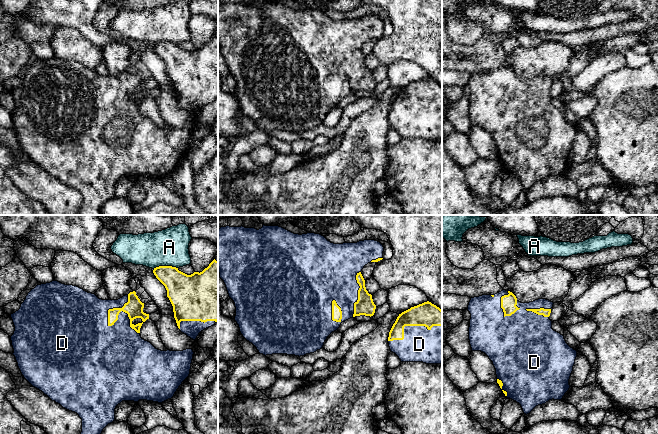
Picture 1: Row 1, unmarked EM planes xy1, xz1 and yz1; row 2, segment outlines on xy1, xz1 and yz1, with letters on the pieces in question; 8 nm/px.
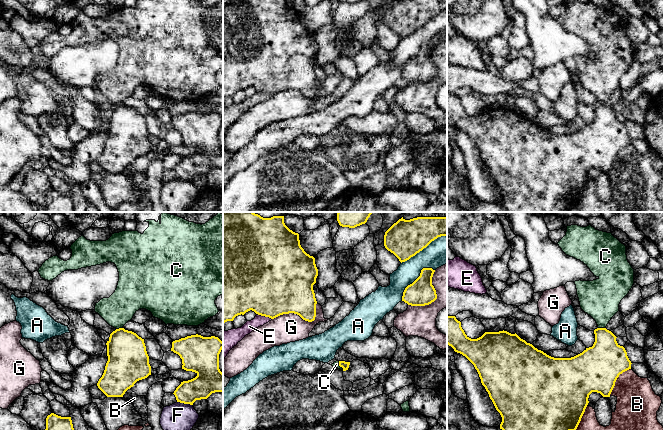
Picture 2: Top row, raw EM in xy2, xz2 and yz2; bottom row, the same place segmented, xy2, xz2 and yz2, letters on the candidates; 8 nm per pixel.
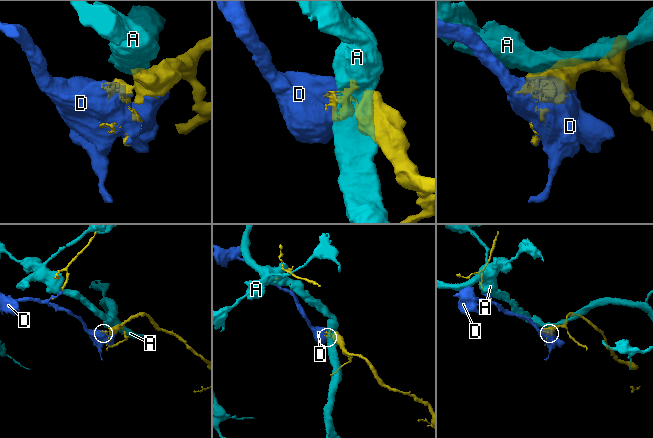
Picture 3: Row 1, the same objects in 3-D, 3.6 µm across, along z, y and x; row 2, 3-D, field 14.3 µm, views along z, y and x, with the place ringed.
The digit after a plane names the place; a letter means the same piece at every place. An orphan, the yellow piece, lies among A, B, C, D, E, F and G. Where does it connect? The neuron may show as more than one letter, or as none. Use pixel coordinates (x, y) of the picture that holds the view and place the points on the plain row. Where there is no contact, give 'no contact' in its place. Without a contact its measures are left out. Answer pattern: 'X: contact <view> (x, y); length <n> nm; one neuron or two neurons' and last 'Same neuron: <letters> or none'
A: contact xz2 (416, 55); length 380 nm; two neurons
B: contact yz2 (616, 155); length 280 nm; two neurons
C: contact yz2 (601, 104); length 60 nm; two neurons
D: contact xy1 (110, 101); length 320 nm; one neuron
E: contact xz2 (264, 91); length 130 nm; two neurons
F: contact xy2 (185, 179); length 130 nm; two neurons
G: contact xz2 (301, 93); length 400 nm; two neurons
Same neuron: D

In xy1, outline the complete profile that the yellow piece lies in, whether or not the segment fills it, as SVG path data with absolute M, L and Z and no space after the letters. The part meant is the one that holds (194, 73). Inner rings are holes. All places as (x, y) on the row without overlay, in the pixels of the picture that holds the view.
M218 37L202 48L187 51L172 42L153 46L165 62L180 107L196 116L201 107L218 97Z

